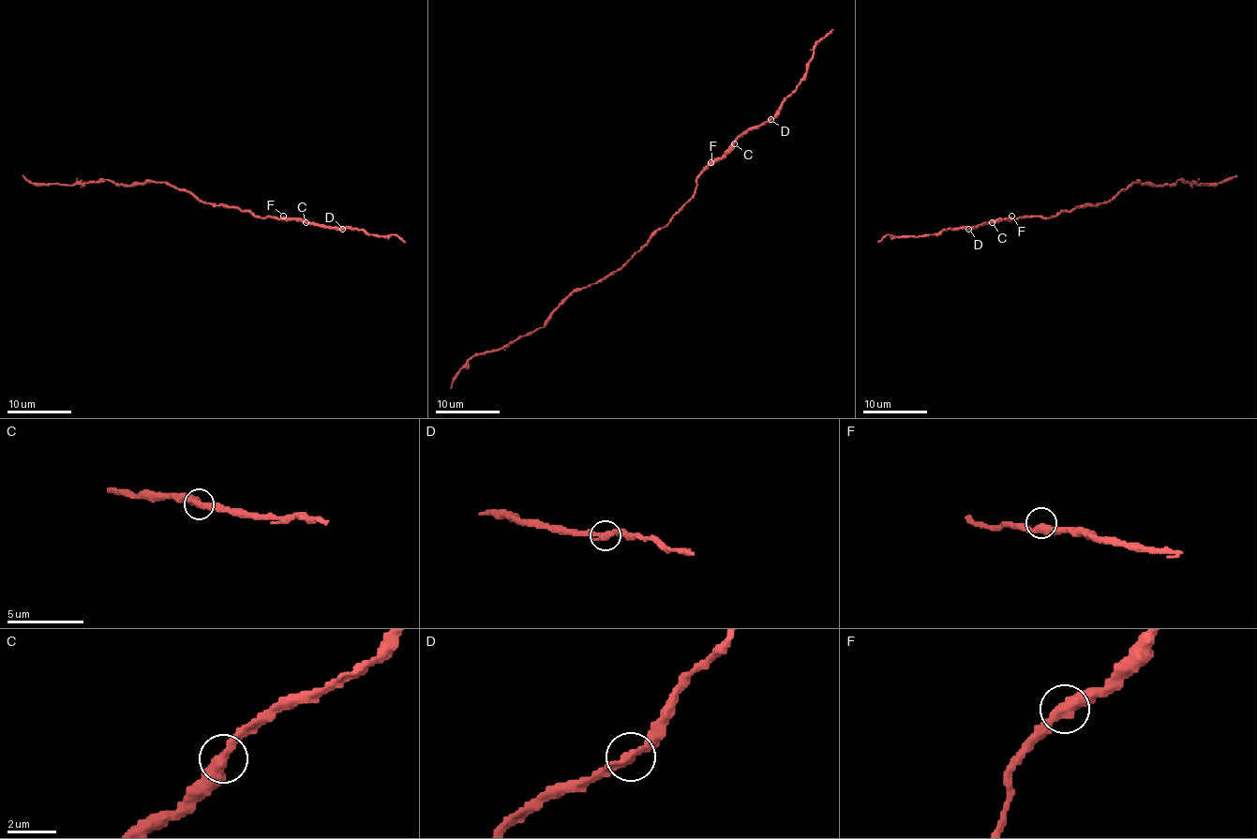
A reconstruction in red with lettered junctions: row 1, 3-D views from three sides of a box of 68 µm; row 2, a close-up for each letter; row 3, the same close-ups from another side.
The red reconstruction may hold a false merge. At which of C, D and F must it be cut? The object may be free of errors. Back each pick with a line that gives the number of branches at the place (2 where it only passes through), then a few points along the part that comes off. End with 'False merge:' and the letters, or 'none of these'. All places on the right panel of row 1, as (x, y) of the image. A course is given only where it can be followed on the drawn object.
False merge: none of these

